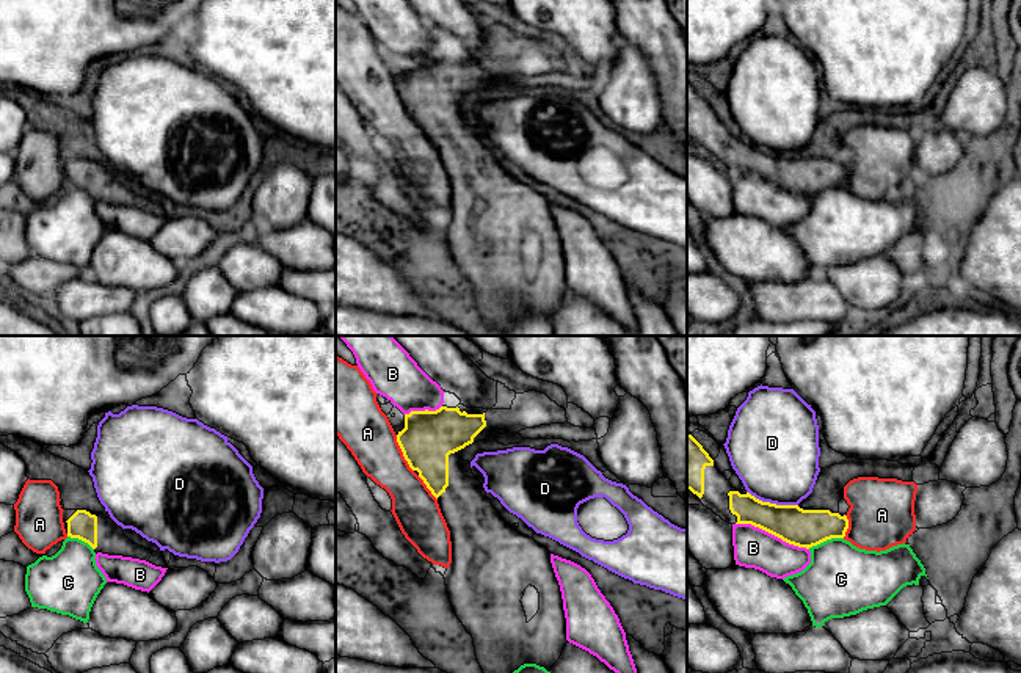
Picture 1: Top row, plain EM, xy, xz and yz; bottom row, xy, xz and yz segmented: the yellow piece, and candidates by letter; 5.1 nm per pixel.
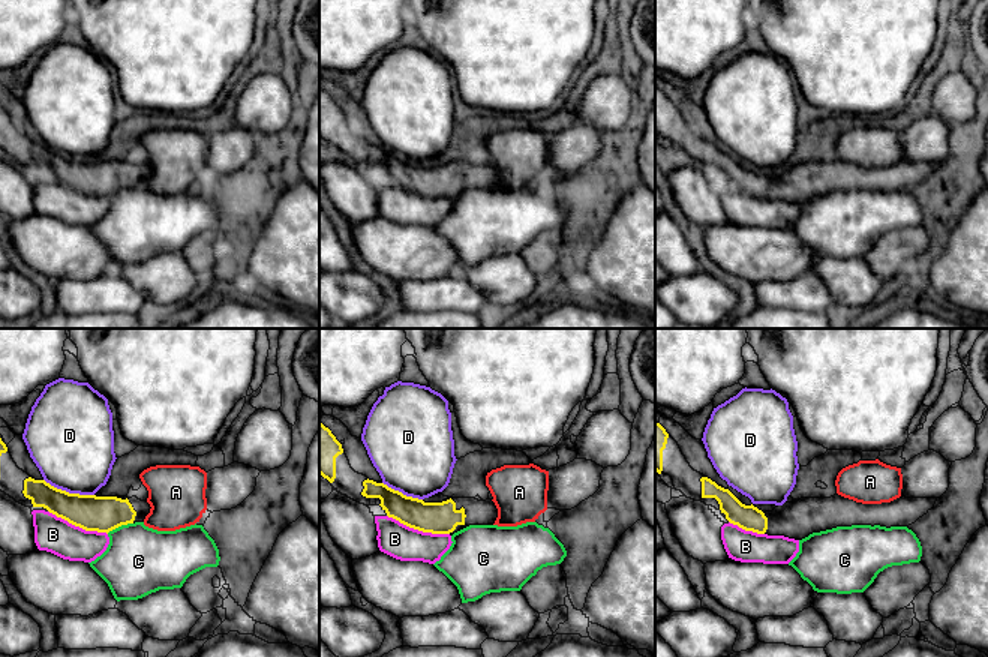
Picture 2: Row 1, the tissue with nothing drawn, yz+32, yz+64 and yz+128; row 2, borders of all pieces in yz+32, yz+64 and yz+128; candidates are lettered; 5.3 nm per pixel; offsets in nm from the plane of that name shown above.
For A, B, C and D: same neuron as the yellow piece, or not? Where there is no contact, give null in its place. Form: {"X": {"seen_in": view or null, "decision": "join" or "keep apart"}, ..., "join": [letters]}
{"A": {"seen_in": "xz", "decision": "keep apart"}, "B": {"seen_in": "yz", "decision": "keep apart"}, "C": {"seen_in": "yz", "decision": "keep apart"}, "D": {"seen_in": "yz", "decision": "keep apart"}, "join": []}

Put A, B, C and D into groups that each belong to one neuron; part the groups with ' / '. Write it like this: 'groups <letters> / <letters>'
groups A / B / C / D

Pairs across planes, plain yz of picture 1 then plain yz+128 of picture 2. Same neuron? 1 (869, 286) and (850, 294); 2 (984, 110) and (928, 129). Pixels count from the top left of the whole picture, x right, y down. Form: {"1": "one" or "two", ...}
{"1": "one", "2": "two"}

